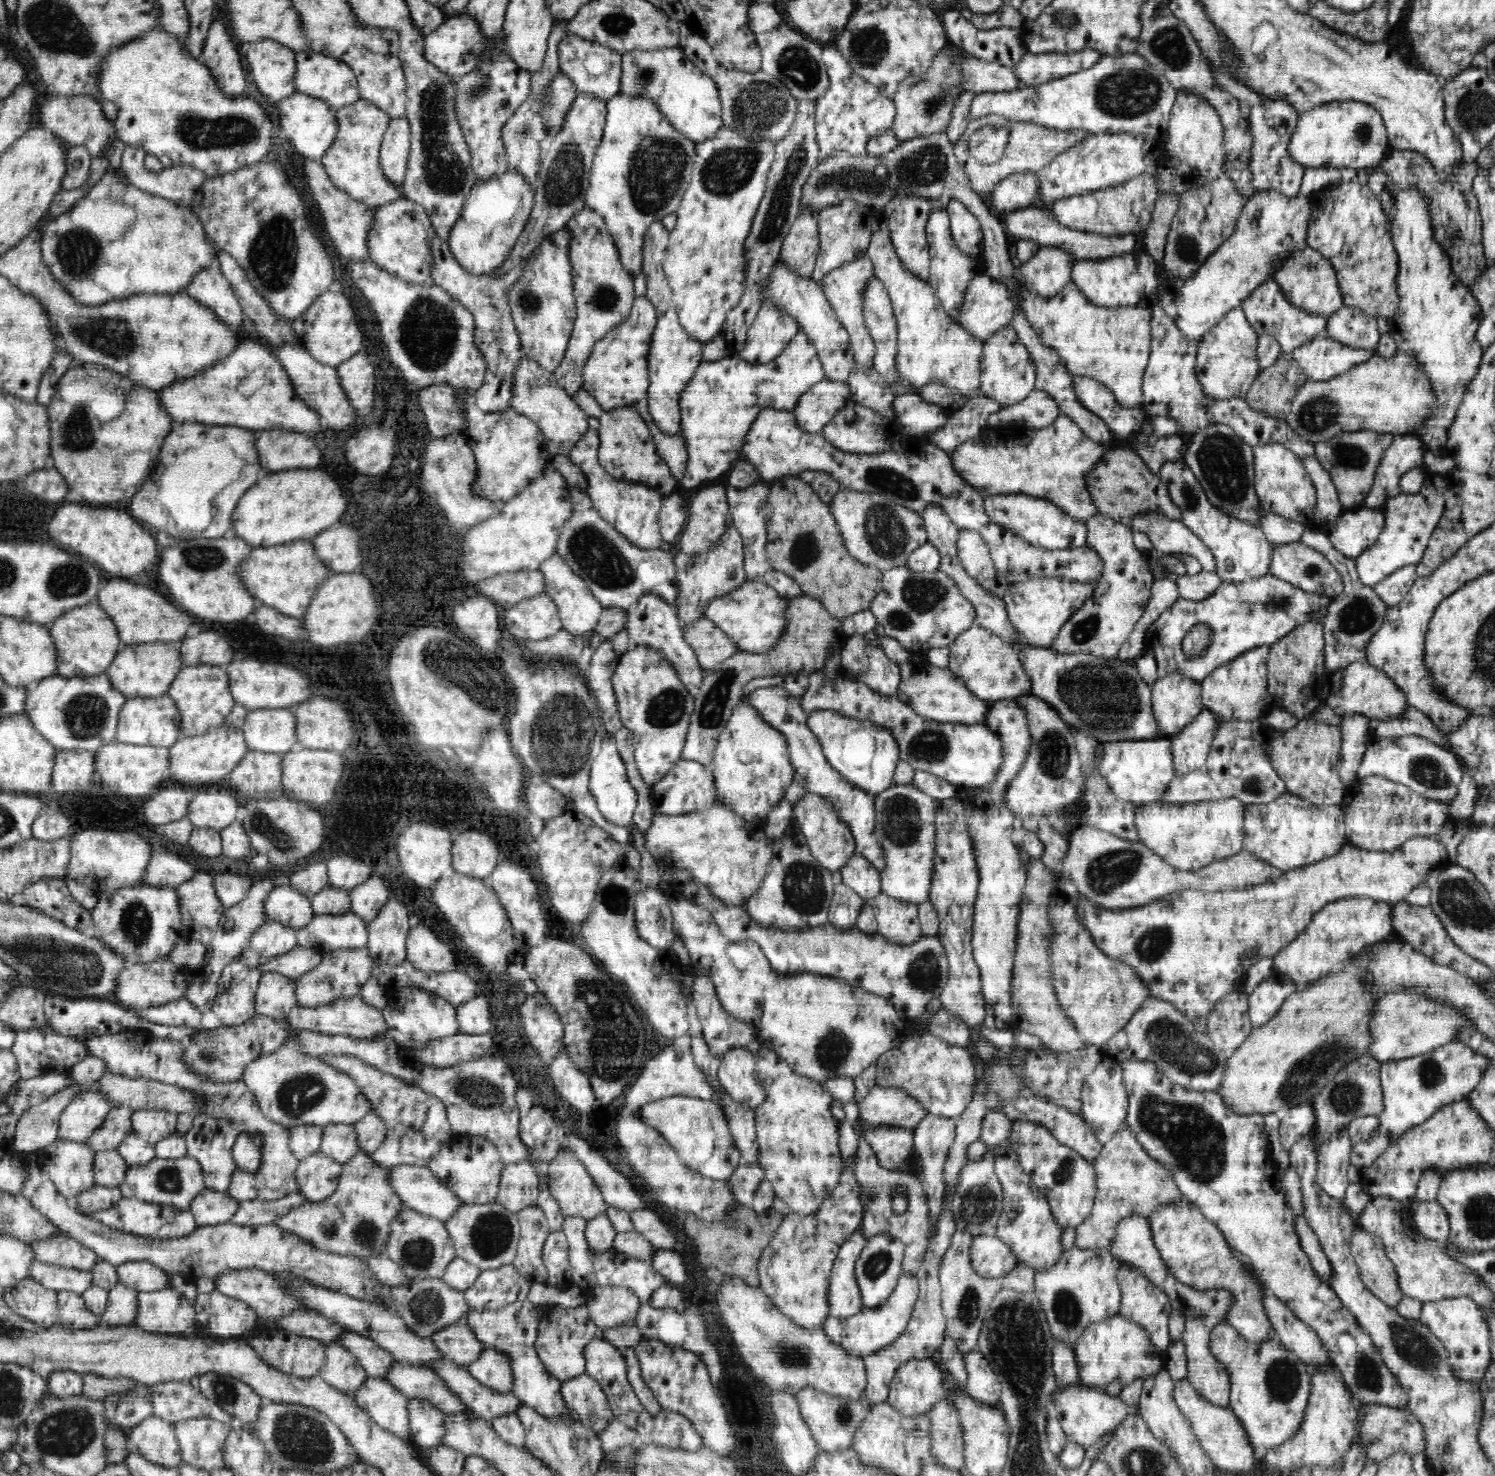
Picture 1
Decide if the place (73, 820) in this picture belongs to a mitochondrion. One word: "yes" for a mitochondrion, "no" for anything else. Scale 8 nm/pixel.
no

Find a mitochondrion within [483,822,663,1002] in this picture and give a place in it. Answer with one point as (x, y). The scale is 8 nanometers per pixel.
(615, 897)

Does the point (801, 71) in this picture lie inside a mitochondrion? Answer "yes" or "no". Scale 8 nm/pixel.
yes

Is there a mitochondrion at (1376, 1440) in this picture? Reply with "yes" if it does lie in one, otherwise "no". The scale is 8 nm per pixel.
yes

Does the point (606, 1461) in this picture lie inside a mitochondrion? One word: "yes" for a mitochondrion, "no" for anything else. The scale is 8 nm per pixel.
no

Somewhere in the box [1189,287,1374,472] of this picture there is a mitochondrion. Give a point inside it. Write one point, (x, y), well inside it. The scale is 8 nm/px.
(1319, 414)

